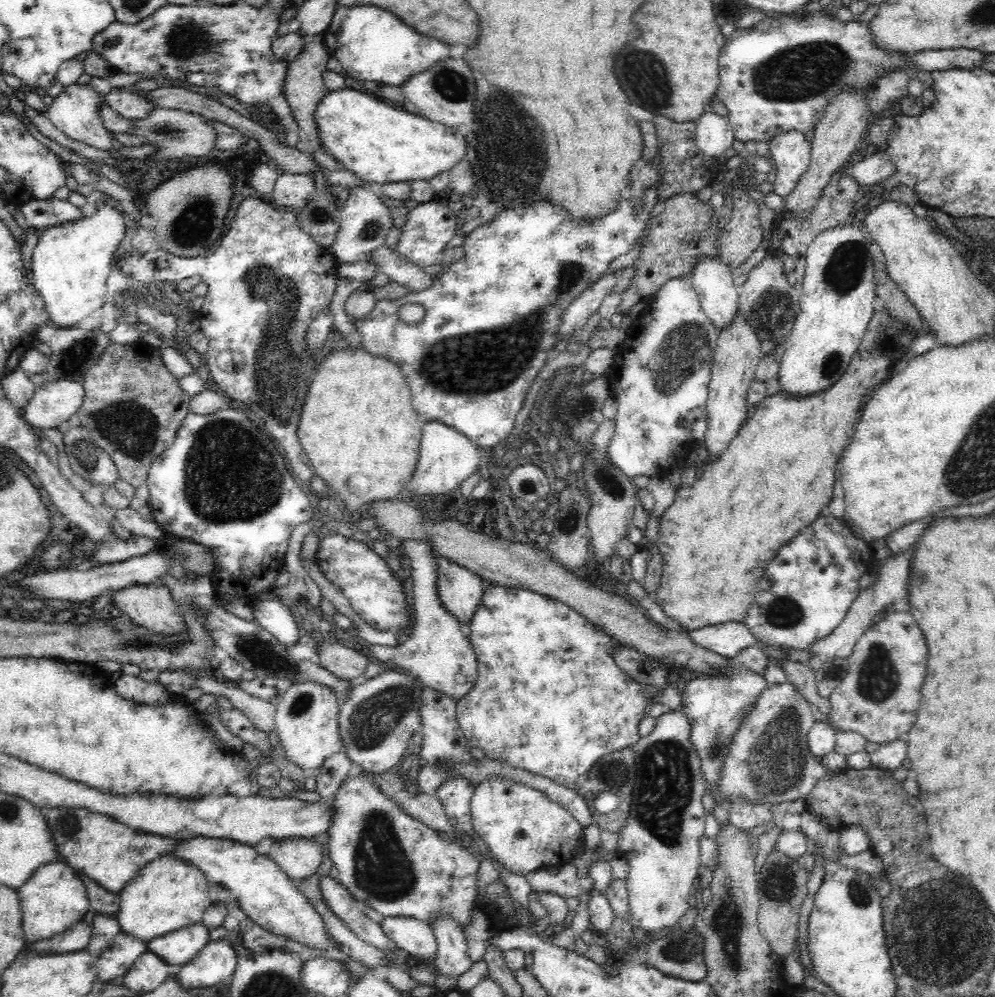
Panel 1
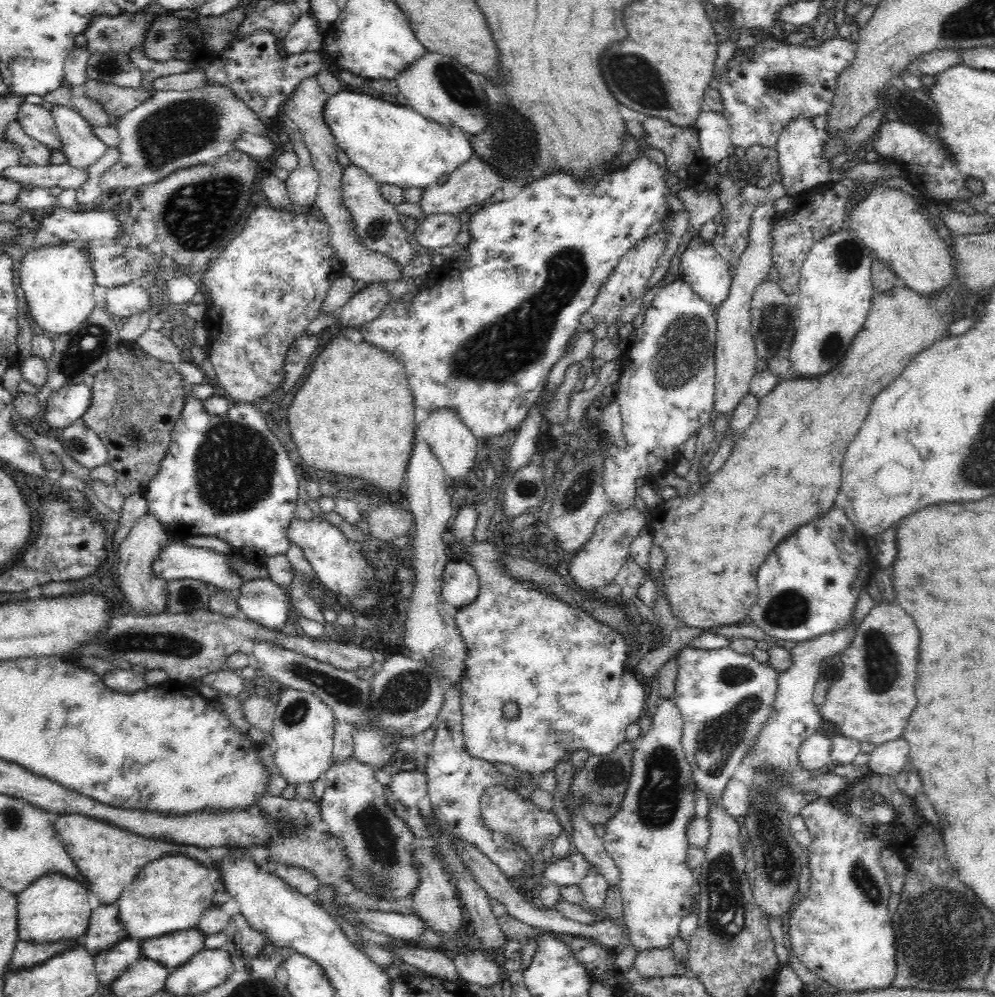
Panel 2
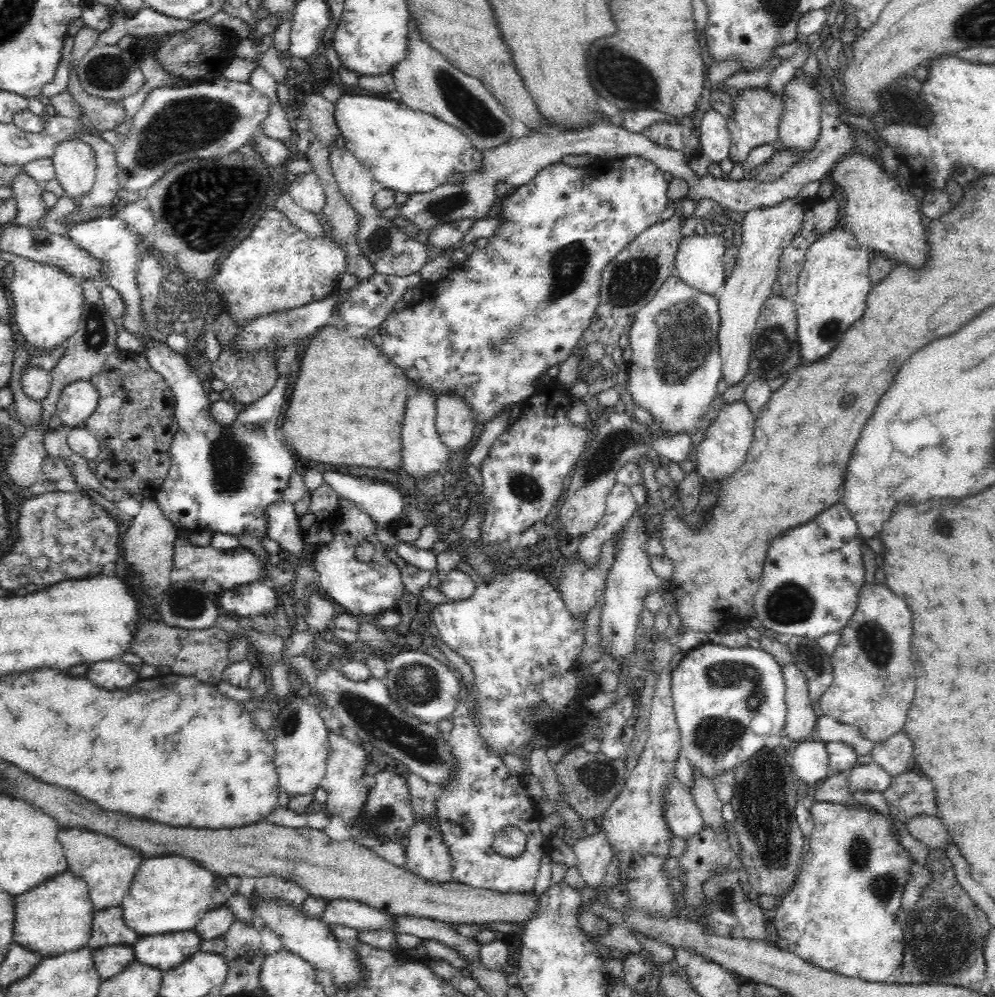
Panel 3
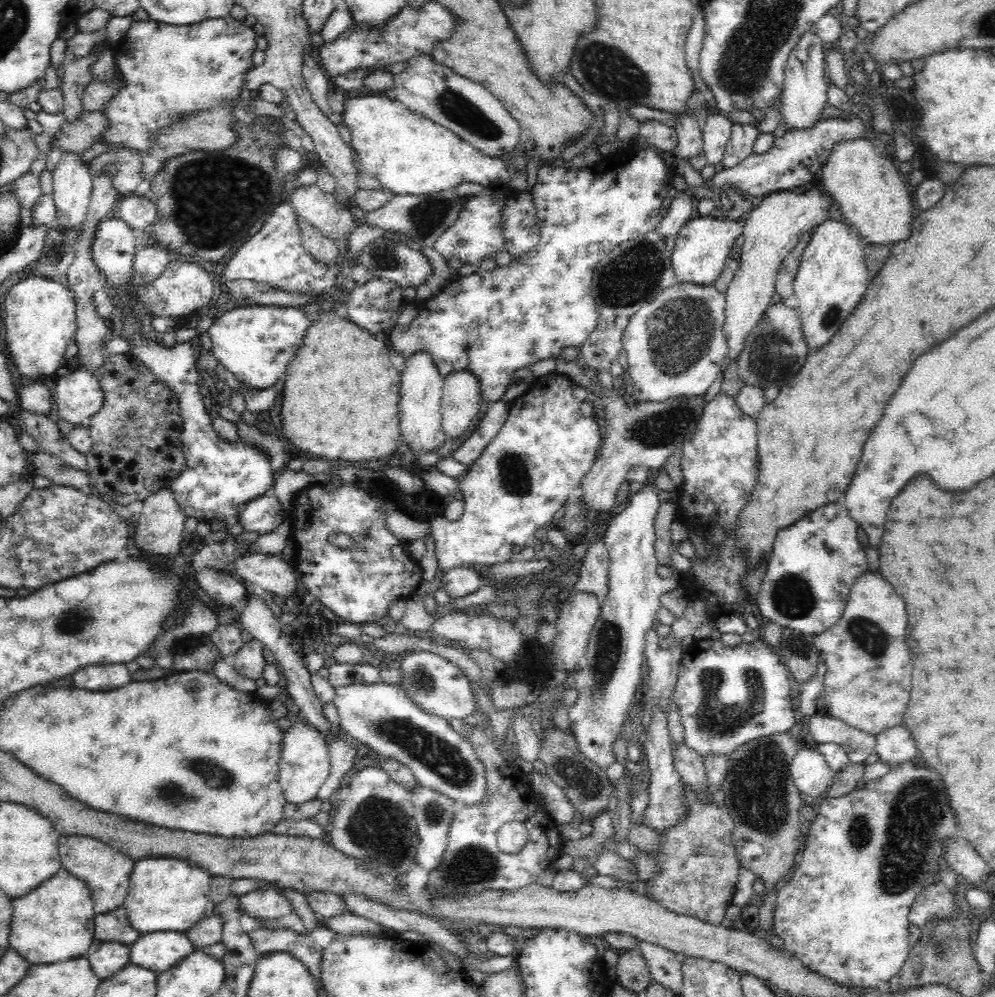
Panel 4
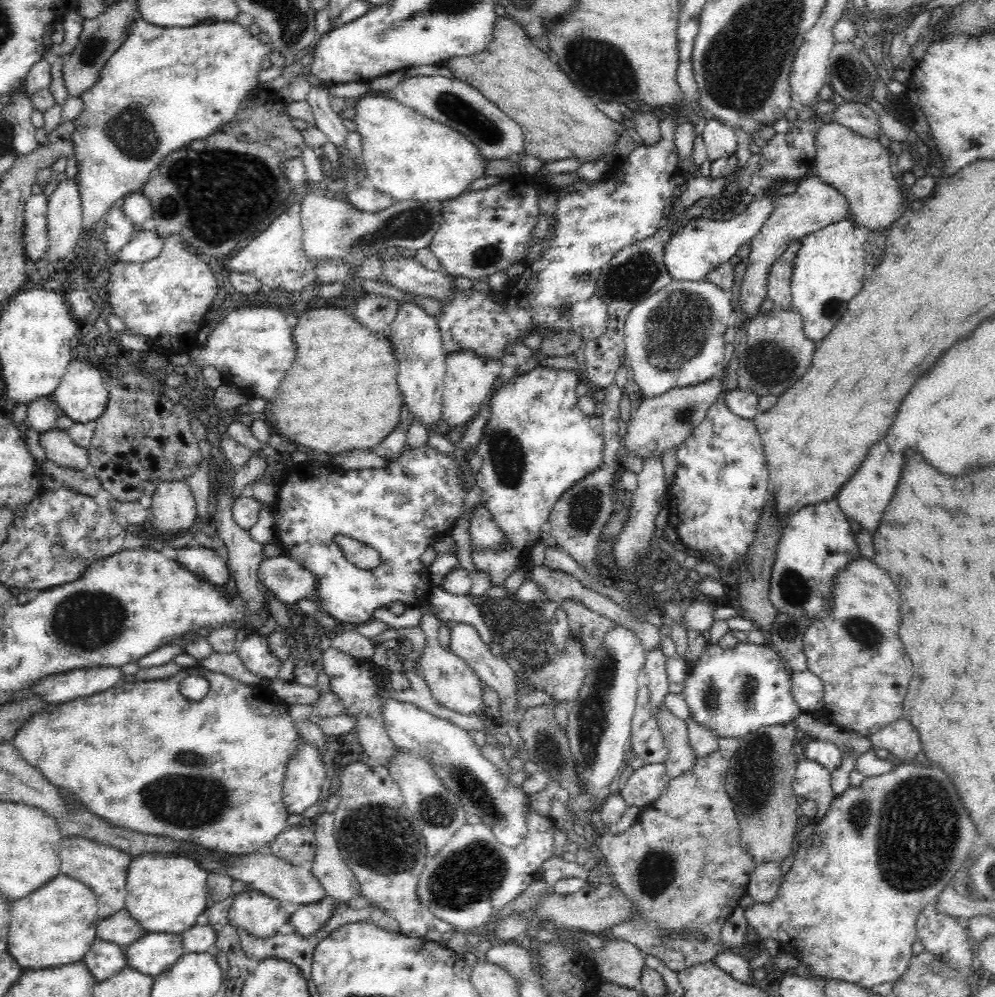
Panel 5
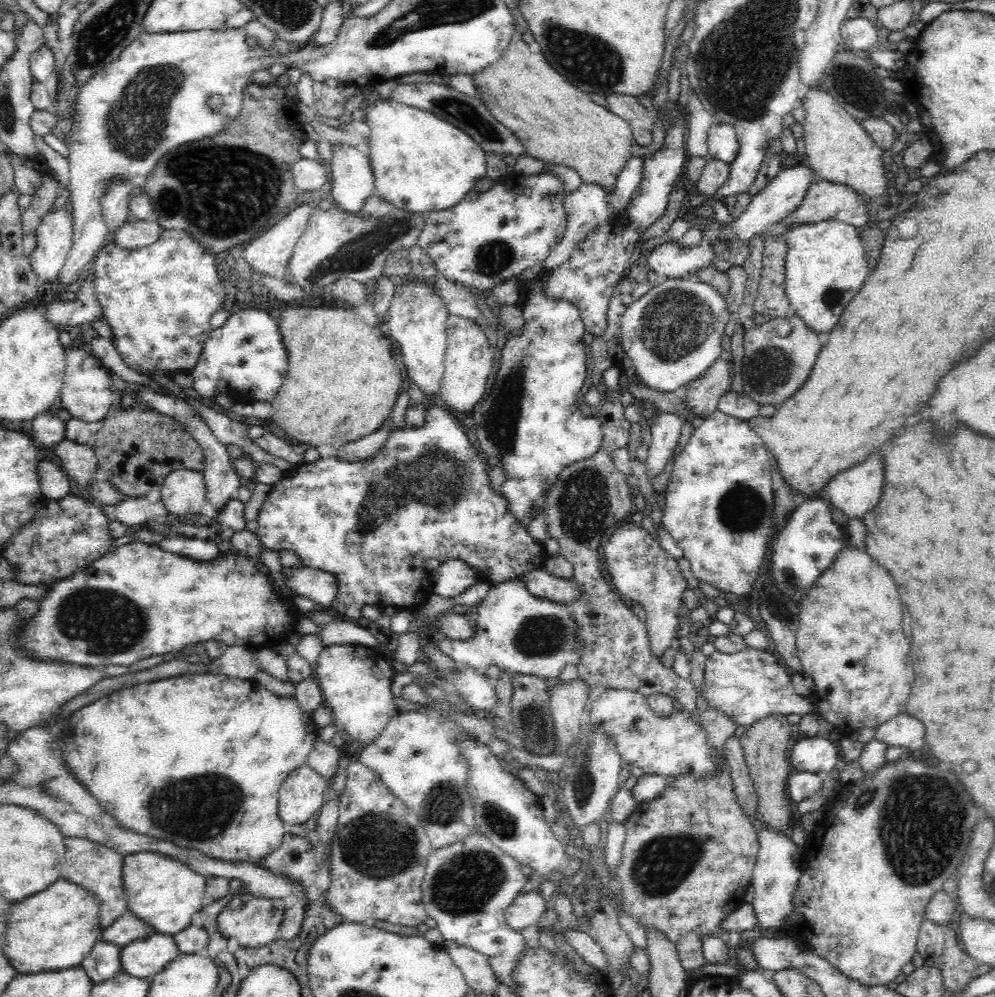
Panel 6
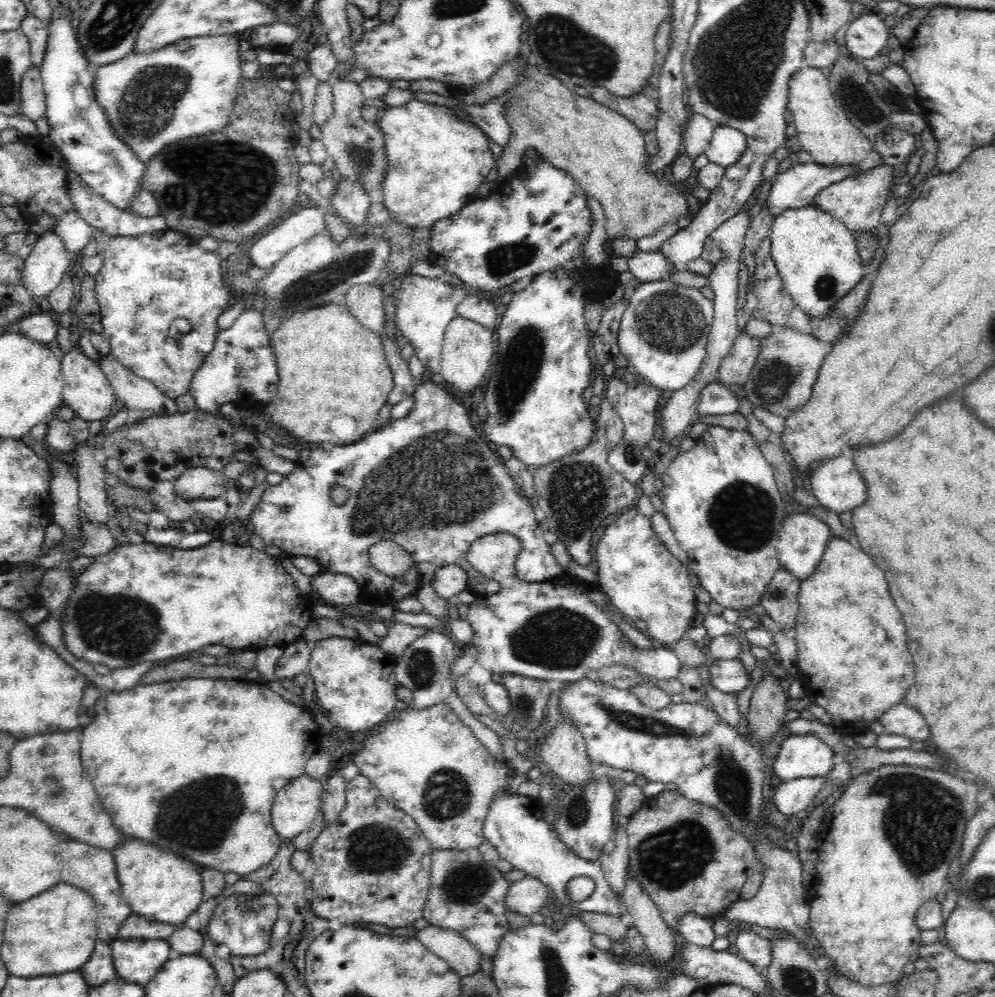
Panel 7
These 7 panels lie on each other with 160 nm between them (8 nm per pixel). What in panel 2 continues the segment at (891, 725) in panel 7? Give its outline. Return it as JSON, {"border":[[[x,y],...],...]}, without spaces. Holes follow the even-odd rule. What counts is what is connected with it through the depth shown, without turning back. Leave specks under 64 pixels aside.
{"border":[[[902,736],[889,740],[884,744],[875,745],[869,752],[867,767],[876,775],[894,775],[910,768],[909,744]]]}

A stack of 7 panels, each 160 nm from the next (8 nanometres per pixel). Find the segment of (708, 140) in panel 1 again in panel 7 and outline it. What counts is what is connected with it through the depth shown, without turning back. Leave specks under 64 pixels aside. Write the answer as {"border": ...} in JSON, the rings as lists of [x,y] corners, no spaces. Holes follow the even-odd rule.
{"border":[[[726,125],[713,126],[712,133],[712,140],[705,150],[709,162],[718,164],[722,168],[732,166],[746,150],[746,135]]]}

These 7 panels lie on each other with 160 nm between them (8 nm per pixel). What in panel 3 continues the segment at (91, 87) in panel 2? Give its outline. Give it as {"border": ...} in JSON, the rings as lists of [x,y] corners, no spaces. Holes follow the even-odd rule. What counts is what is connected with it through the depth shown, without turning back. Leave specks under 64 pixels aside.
{"border":[[[75,74],[69,76],[65,90],[80,105],[84,119],[90,122],[99,134],[104,130],[114,131],[120,124],[124,123],[123,103],[88,95],[82,89],[79,78]]]}

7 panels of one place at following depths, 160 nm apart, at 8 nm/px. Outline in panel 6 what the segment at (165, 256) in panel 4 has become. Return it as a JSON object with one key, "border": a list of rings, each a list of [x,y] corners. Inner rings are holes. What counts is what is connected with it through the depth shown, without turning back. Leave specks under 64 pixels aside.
{"border":[[[127,219],[110,234],[115,242],[124,248],[134,250],[154,242],[163,231],[162,225],[157,220]]]}

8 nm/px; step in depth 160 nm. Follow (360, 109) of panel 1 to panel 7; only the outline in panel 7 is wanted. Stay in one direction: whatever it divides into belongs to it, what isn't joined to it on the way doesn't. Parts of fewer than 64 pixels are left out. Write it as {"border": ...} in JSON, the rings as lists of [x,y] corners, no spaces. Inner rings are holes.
{"border":[[[412,99],[401,107],[388,107],[380,116],[377,126],[381,128],[387,154],[386,178],[383,180],[383,203],[391,221],[411,229],[431,228],[438,220],[452,216],[466,203],[475,198],[478,186],[495,168],[496,156],[490,150],[485,132],[474,122],[460,119],[458,112],[446,105]]]}

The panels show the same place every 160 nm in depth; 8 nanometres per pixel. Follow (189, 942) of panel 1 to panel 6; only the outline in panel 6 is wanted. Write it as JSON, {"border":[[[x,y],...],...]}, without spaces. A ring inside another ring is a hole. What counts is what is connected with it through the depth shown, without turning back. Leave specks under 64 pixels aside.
{"border":[[[157,933],[121,947],[120,964],[122,972],[150,980],[162,972],[178,954],[178,947],[172,935]]]}

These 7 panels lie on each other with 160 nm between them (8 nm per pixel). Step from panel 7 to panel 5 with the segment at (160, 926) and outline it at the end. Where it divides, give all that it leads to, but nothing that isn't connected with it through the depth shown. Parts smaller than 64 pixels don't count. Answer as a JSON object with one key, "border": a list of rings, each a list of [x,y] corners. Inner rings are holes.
{"border":[[[126,908],[119,910],[108,919],[99,919],[98,938],[125,948],[140,940],[147,931],[132,918]]]}

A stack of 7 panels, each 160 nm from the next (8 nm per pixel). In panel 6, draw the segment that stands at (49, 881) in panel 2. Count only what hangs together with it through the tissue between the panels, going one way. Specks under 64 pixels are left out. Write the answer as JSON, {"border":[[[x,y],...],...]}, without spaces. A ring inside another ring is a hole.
{"border":[[[56,880],[46,890],[38,892],[36,896],[26,898],[20,904],[14,904],[10,910],[10,922],[6,930],[6,948],[4,954],[10,960],[10,966],[16,968],[20,974],[36,974],[36,972],[54,972],[76,968],[80,962],[90,954],[96,940],[100,941],[104,934],[99,926],[98,904],[82,887],[67,880]]]}

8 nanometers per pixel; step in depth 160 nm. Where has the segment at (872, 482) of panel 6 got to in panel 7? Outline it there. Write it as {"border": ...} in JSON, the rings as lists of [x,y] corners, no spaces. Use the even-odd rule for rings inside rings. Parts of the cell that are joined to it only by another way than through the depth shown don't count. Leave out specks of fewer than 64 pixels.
{"border":[[[845,445],[841,449],[839,456],[818,462],[814,470],[810,472],[811,492],[818,500],[820,506],[834,510],[834,512],[839,514],[851,511],[856,506],[864,504],[864,500],[866,500],[866,485],[864,485],[864,479],[858,473],[858,469],[856,469],[856,465],[854,465],[852,460],[851,448]]]}

